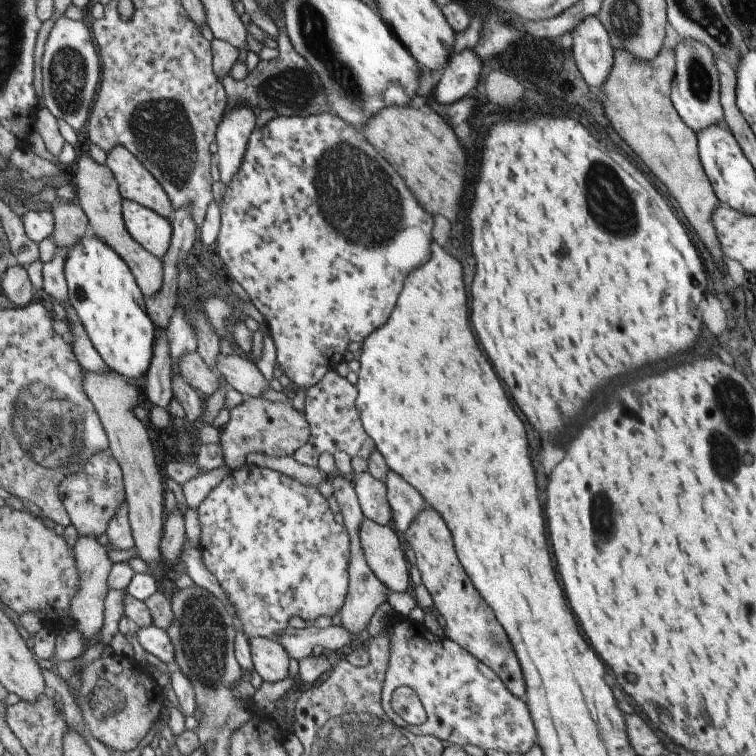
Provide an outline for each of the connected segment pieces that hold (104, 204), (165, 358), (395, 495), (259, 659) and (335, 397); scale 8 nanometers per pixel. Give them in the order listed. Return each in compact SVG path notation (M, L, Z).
M83 152L75 163L75 182L73 188L75 196L73 201L81 208L88 220L88 226L93 234L107 244L115 254L132 272L137 288L146 299L159 292L161 288L161 276L163 276L163 264L160 258L151 256L149 252L143 250L139 244L133 240L126 232L120 211L121 197L117 188L117 182L111 174L111 170L105 166L96 163L88 154Z
M165 328L154 330L154 345L152 357L147 368L143 392L145 398L151 402L152 406L160 406L167 411L167 404L171 402L171 354L169 354L169 344L165 338Z
M388 470L385 476L386 498L391 510L391 527L394 532L401 535L413 519L423 508L425 502L421 495L401 476Z
M263 637L248 639L251 662L263 682L279 682L287 676L289 655L274 640Z
M329 369L315 386L305 389L303 413L309 425L309 438L291 456L297 464L317 467L317 457L321 452L331 455L333 452L345 452L350 458L354 456L368 458L375 449L374 442L361 426L361 420L354 405L356 396L356 386L351 385L345 377L337 375L332 369Z

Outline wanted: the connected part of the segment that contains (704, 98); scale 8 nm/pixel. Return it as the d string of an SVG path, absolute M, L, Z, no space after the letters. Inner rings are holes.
M682 39L672 50L675 52L675 74L671 80L669 98L683 124L697 134L703 132L703 128L723 123L717 67L711 50L695 39Z

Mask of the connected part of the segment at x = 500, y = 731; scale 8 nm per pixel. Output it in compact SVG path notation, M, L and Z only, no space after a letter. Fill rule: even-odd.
M394 614L387 627L390 627L385 634L391 661L385 668L380 703L396 727L413 735L433 736L444 744L471 744L484 751L491 748L505 754L521 755L533 746L535 730L525 704L511 696L487 665L481 664L452 640L431 634L423 623L413 622L408 617ZM399 686L407 686L417 694L425 711L422 724L407 724L391 709L391 692Z

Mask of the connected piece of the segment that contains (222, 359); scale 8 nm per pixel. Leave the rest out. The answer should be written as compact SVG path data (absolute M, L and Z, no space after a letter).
M218 354L215 371L225 378L231 389L235 389L243 397L260 397L269 387L269 381L263 378L255 365L245 358L239 358L238 354Z

